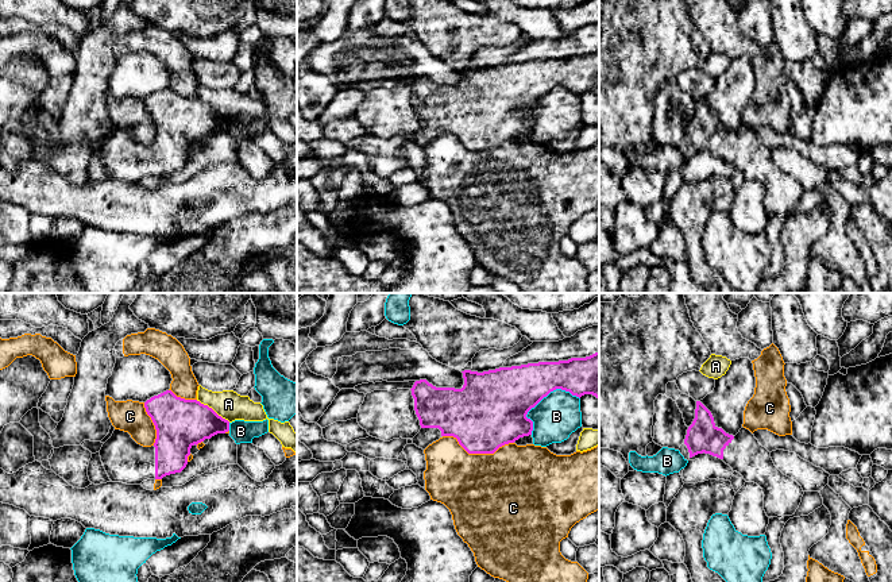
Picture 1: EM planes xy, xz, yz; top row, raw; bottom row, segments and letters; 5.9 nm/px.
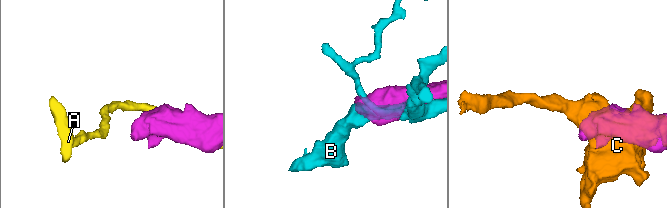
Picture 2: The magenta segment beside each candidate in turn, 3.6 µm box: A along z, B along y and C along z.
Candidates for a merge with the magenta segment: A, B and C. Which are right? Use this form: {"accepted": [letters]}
{"accepted": []}

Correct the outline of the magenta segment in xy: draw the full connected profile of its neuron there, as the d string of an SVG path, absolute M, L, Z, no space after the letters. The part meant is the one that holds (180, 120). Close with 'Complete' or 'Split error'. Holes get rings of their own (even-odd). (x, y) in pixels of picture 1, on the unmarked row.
M171 88L151 95L144 105L157 127L151 144L143 144L128 130L115 127L100 147L112 180L142 182L147 177L181 170L194 142L229 128L229 119L212 105L177 95Z. Split error

